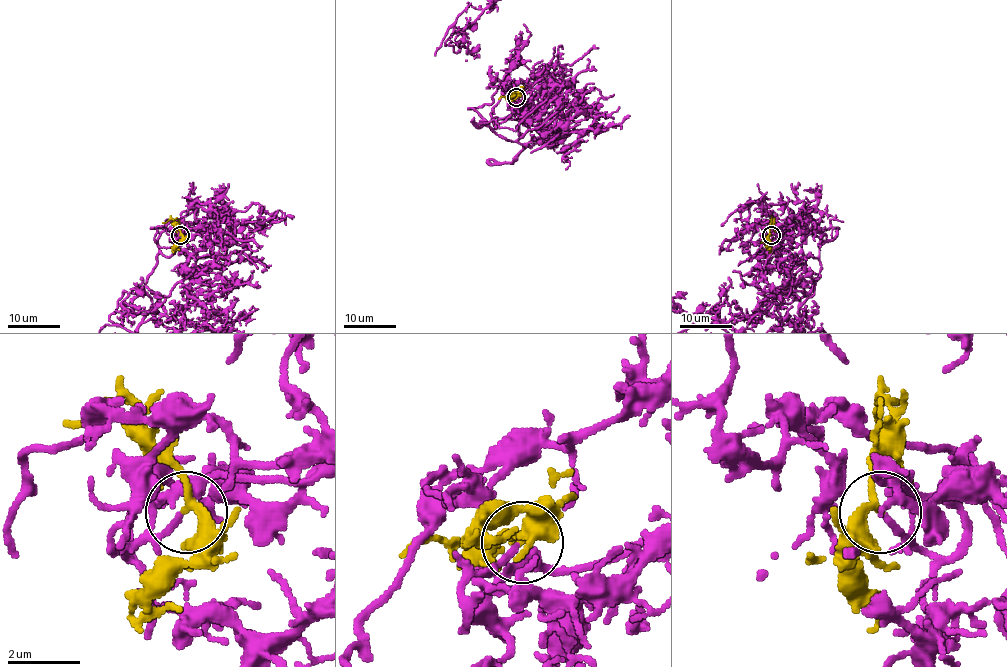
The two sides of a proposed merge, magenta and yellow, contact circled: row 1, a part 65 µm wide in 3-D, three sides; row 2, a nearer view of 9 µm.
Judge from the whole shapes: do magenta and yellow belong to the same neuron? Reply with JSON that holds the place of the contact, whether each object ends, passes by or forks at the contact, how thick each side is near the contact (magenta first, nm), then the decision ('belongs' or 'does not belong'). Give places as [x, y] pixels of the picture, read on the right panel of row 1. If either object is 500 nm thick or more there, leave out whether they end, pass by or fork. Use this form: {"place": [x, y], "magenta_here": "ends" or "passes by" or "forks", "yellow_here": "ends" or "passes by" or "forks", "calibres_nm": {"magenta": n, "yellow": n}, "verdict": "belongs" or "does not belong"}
{"place": [771, 235], "magenta_here": "ends", "yellow_here": "passes by", "calibres_nm": {"magenta": 170, "yellow": 200}, "verdict": "belongs"}

